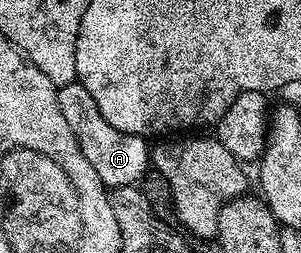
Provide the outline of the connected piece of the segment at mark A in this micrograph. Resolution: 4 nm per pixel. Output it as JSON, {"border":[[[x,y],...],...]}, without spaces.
{"border":[[[79,82],[59,85],[56,97],[58,110],[62,110],[70,130],[74,130],[74,138],[78,138],[78,146],[86,162],[94,166],[94,174],[102,178],[105,188],[111,190],[131,184],[139,185],[143,181],[144,173],[150,168],[149,141],[142,136],[114,130],[114,126],[110,126],[110,122],[102,118],[102,110],[98,110],[94,98],[90,98],[90,90],[86,90],[86,86],[82,86]]]}

